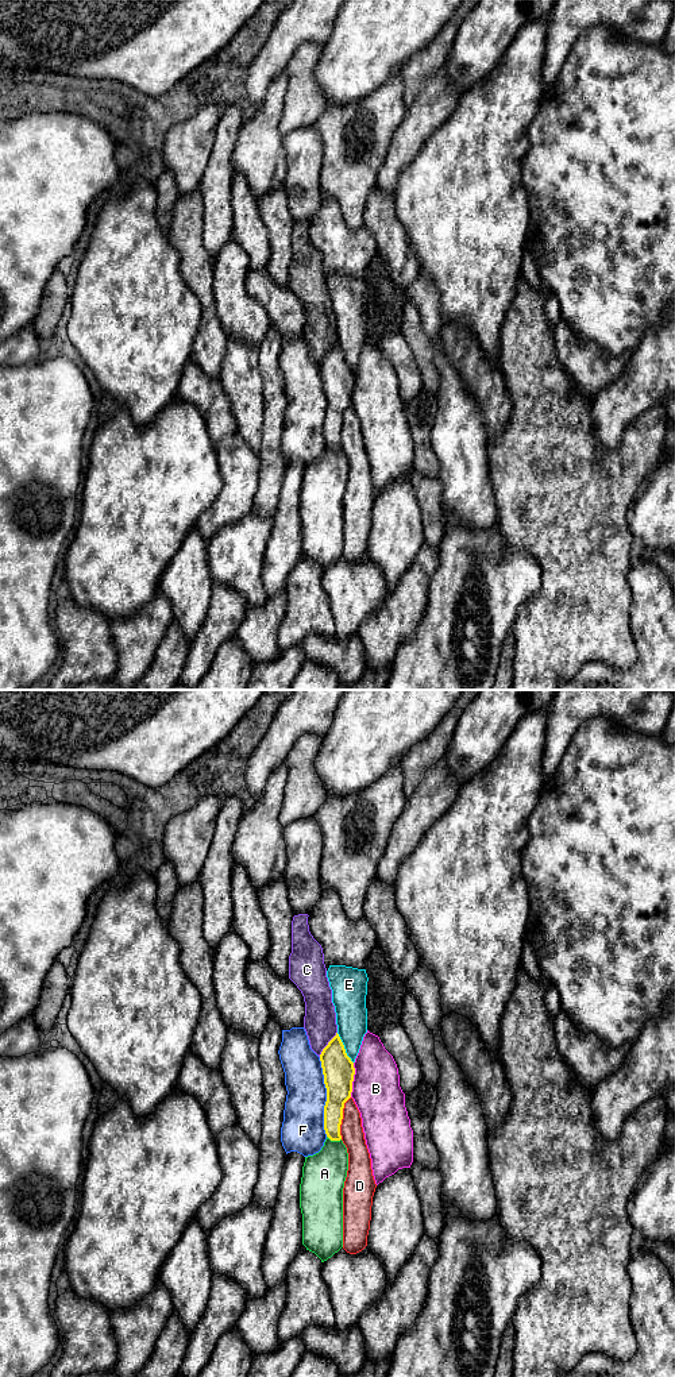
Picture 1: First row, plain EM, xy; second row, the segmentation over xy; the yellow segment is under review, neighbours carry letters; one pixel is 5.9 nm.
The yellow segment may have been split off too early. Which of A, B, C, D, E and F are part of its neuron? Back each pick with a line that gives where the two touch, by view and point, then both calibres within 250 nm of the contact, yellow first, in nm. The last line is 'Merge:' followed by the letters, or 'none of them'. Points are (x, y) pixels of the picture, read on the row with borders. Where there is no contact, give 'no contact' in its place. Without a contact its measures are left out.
Merge: none of them

